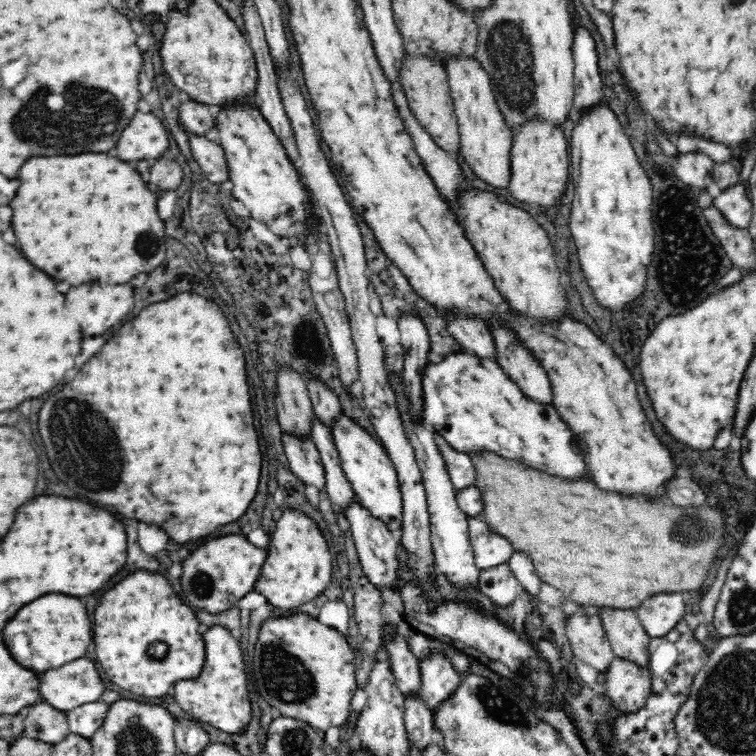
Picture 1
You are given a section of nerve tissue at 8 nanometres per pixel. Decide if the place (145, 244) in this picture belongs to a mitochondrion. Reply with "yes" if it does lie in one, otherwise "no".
yes

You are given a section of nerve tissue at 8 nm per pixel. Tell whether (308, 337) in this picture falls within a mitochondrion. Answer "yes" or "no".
yes

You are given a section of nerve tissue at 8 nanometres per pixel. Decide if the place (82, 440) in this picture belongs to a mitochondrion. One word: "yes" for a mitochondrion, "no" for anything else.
yes

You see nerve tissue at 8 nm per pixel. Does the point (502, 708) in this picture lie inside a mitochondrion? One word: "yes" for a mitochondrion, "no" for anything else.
yes

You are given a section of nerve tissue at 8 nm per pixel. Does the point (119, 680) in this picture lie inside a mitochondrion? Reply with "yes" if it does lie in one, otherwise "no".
no

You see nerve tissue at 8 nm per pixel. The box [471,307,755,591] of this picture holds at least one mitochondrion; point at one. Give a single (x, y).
(690, 529)

